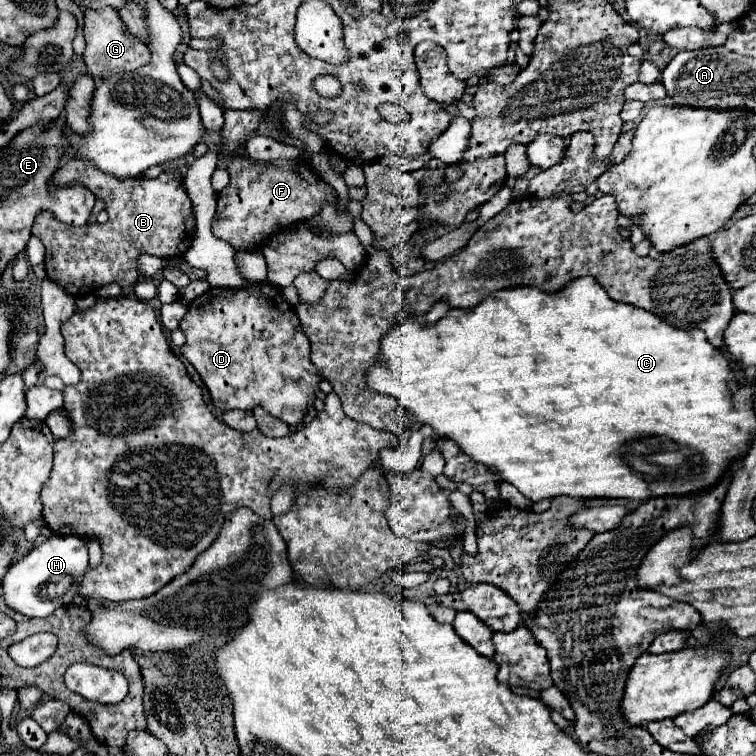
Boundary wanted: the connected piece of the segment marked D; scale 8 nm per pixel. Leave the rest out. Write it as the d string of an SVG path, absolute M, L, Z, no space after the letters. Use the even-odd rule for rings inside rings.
M270 283L250 285L248 289L234 289L234 291L212 291L206 295L196 297L184 319L180 321L180 329L186 335L186 343L180 347L182 355L194 365L200 373L204 385L210 391L214 405L222 411L228 409L254 409L256 405L264 405L264 409L280 417L288 425L300 425L306 411L312 409L316 401L316 393L320 391L320 375L310 361L310 345L308 337L304 335L298 315L294 307L284 299L282 291Z

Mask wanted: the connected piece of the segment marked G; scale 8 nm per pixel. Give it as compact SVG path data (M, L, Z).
M112 7L86 9L82 31L84 31L84 39L86 39L86 49L84 49L82 57L86 63L86 71L94 79L104 79L104 77L120 73L120 71L134 71L142 65L146 65L150 59L150 51L144 45L144 41L134 37L128 31L128 27L124 27L116 9L112 9Z

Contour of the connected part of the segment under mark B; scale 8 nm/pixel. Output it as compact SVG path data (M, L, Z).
M68 159L62 163L62 167L54 173L52 185L54 187L68 187L74 183L82 183L86 189L96 193L96 199L104 203L108 209L108 221L106 223L88 223L84 227L66 227L66 223L58 221L50 211L40 211L32 235L40 237L46 247L46 273L48 279L58 283L66 289L72 297L82 297L92 293L92 289L98 289L108 283L118 283L120 287L130 287L138 281L136 261L140 255L156 255L160 259L172 259L180 257L188 251L194 235L194 215L192 215L192 203L188 203L188 195L184 195L182 181L172 177L170 173L162 173L156 179L146 177L134 177L134 179L112 179L112 175L96 175L92 167L84 167L84 163L76 159Z

